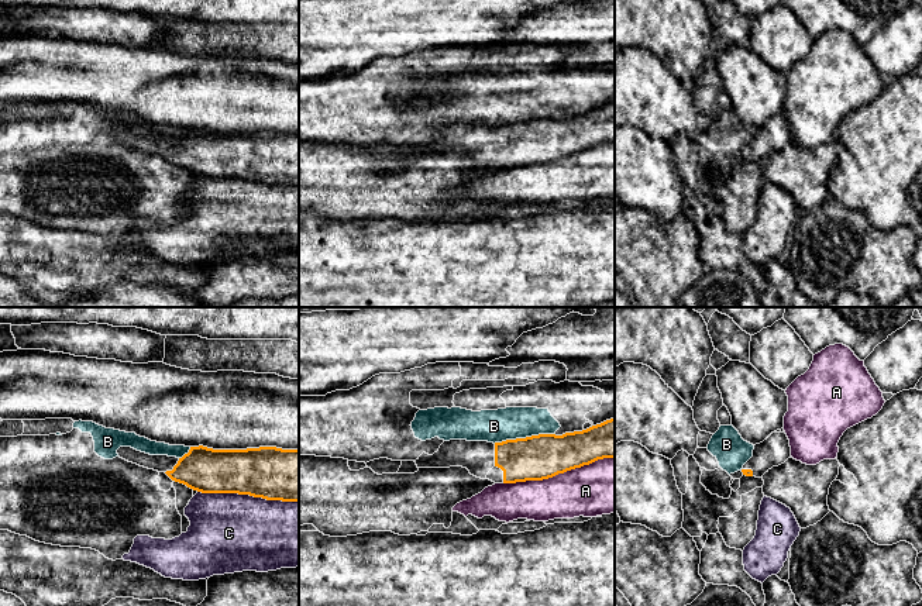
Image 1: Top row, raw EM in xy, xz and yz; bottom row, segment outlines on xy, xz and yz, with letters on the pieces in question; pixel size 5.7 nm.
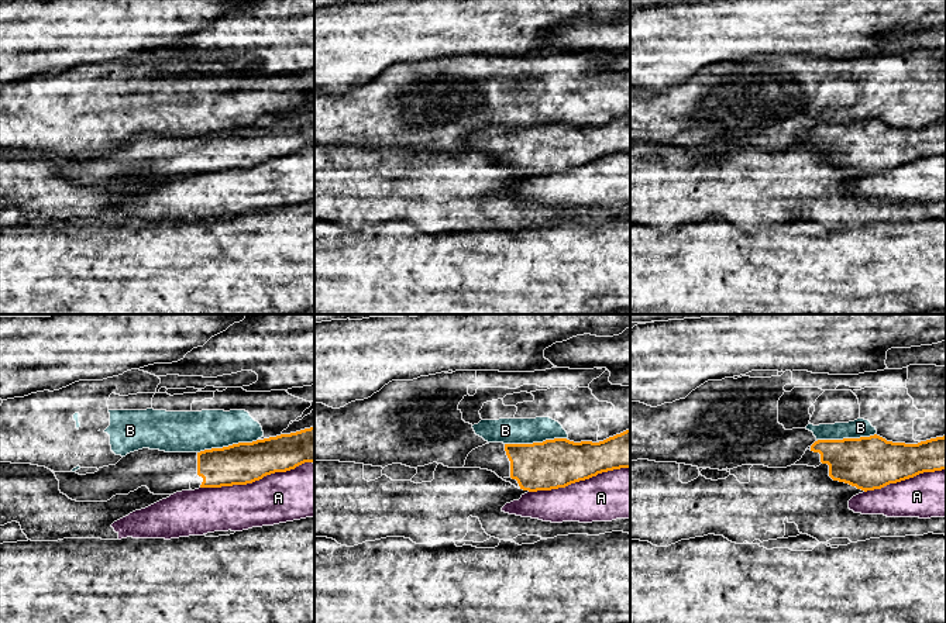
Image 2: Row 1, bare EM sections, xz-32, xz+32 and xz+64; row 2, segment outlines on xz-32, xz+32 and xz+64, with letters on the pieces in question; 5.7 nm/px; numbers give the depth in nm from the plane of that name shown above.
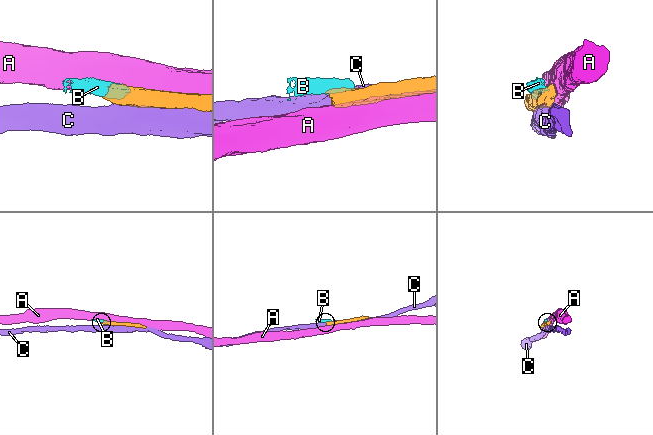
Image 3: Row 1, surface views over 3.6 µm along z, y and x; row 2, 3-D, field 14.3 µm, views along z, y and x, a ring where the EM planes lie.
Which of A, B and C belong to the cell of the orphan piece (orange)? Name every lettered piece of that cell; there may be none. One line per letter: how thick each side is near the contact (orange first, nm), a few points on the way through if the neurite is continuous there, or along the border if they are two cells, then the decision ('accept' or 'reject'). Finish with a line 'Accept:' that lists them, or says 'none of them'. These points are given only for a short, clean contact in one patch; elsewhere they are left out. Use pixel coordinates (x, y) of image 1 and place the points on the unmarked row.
A: 260 nm thick on the orange side, 300 nm on the other; reject
B: 260 nm thick on the orange side, 190 nm on the other; border along xz (554, 117), (539, 117), (494, 127); reject
C: 300 nm thick on the orange side, 460 nm on the other; reject
Accept: none of them

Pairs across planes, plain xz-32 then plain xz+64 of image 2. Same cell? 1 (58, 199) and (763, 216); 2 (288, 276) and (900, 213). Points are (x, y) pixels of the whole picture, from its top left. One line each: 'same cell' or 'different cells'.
1: same cell
2: different cells

